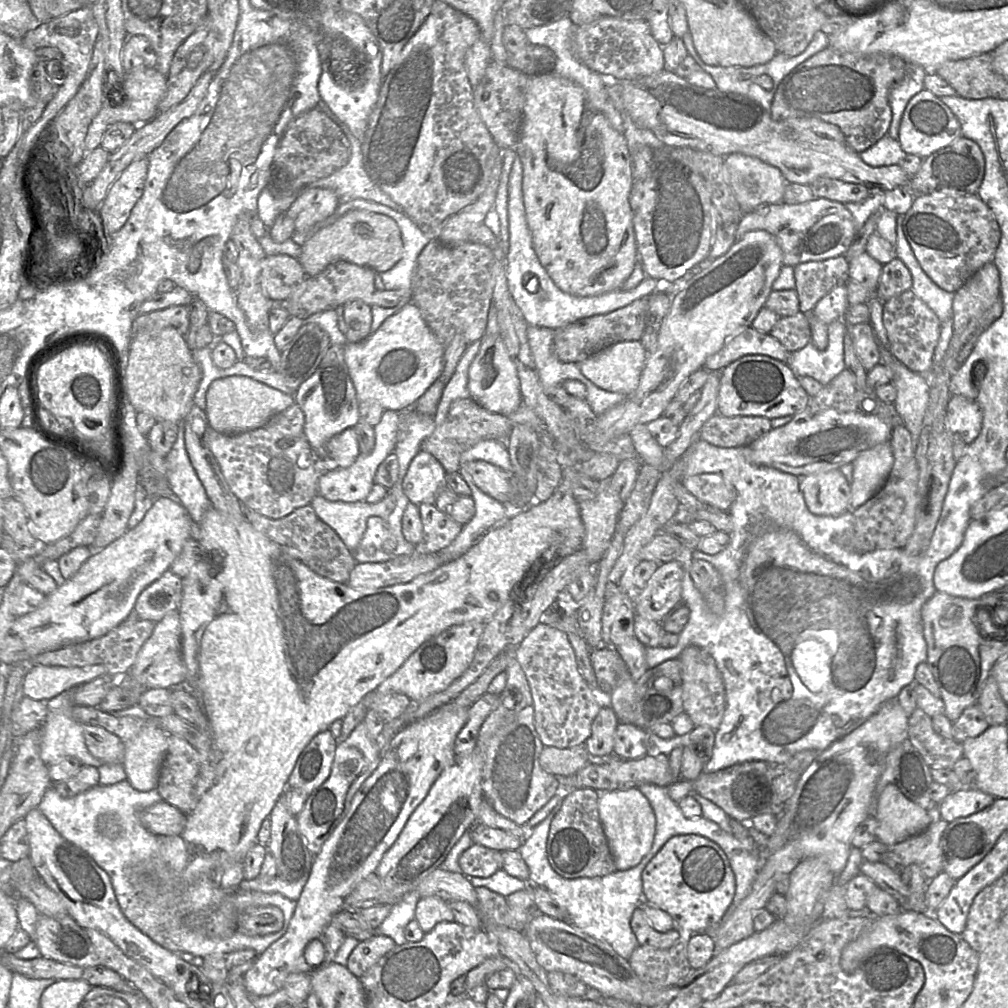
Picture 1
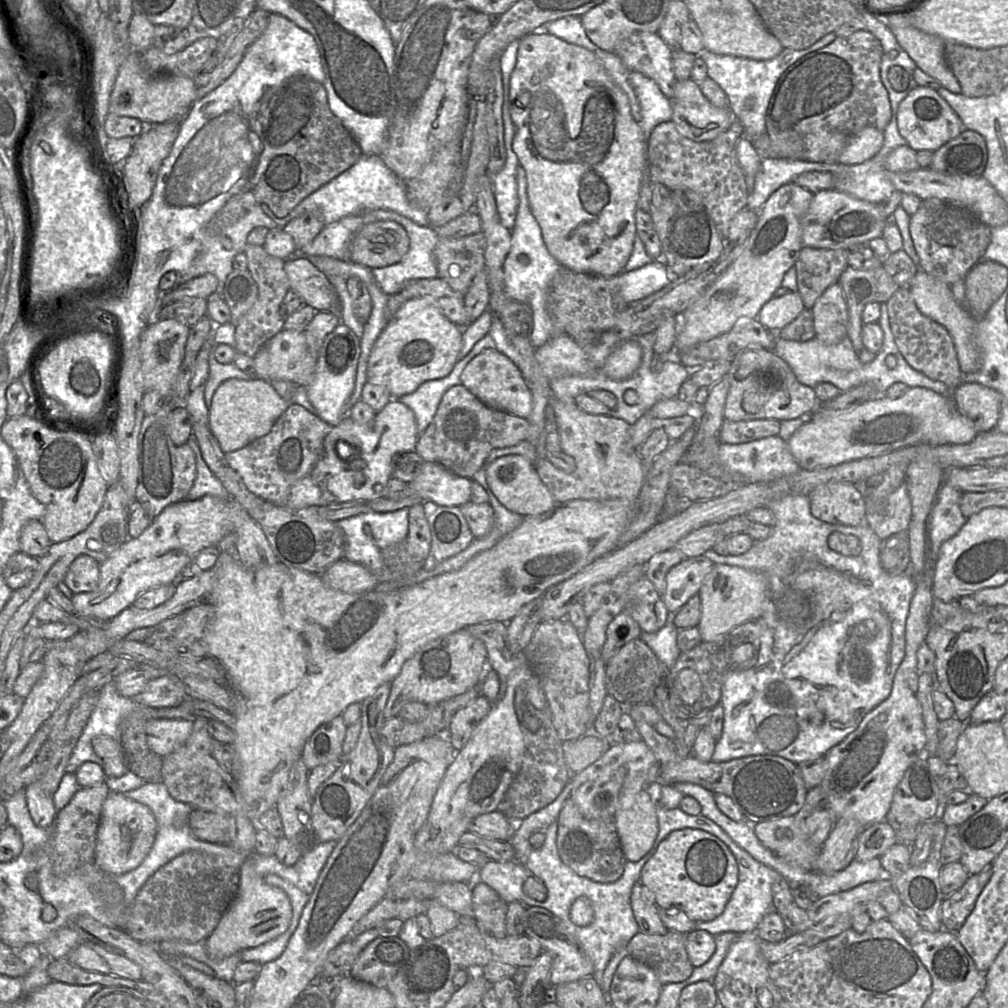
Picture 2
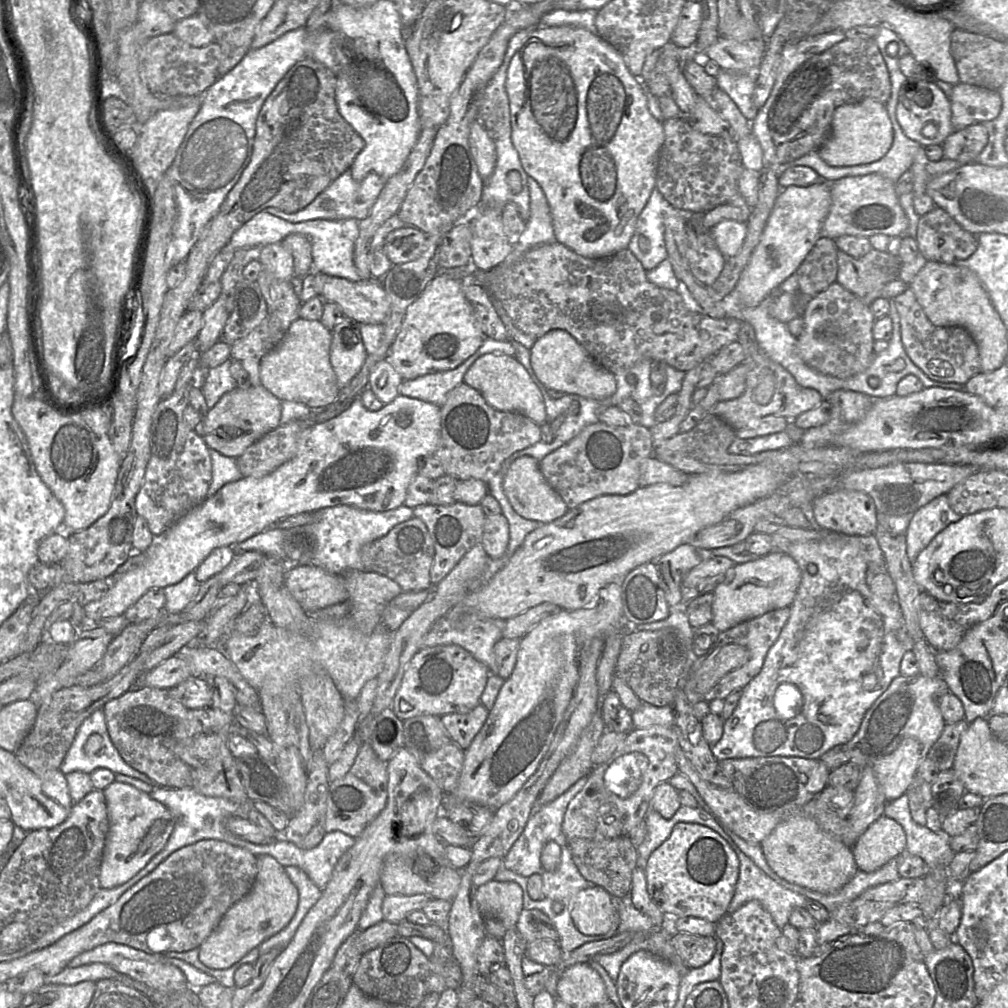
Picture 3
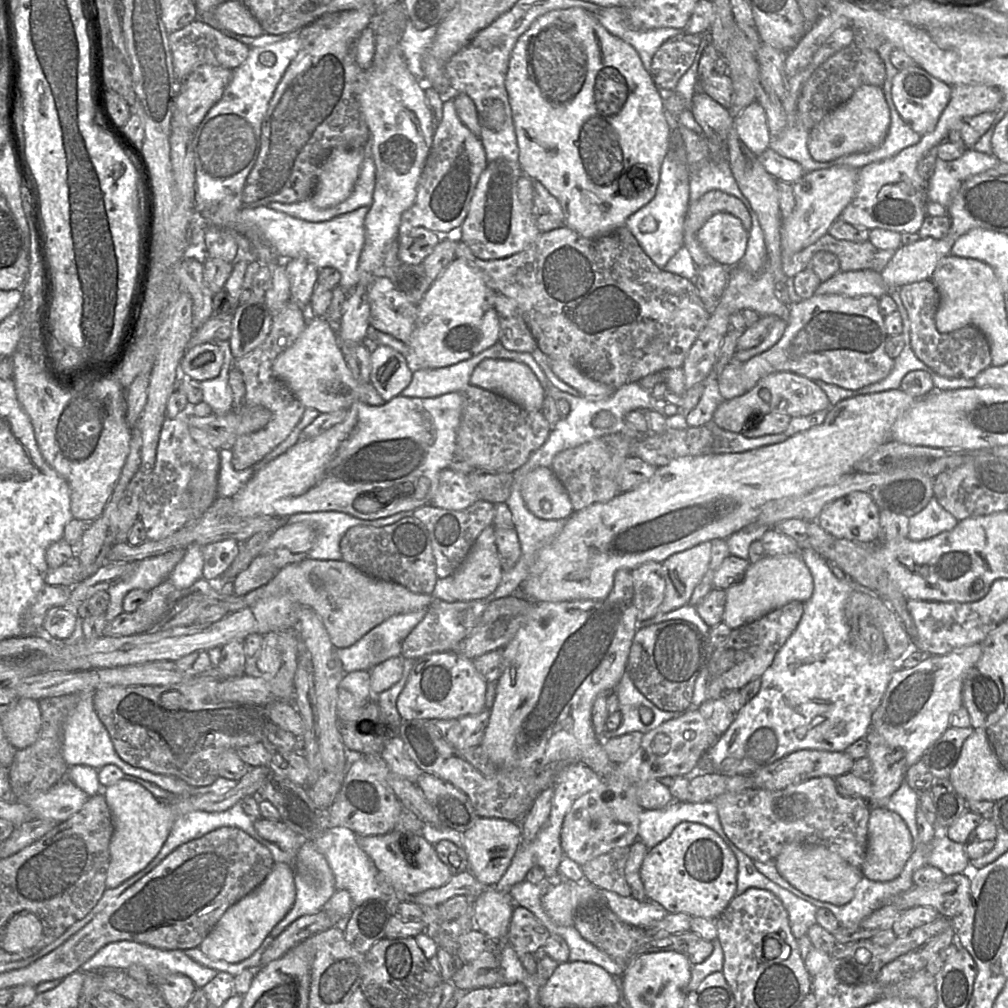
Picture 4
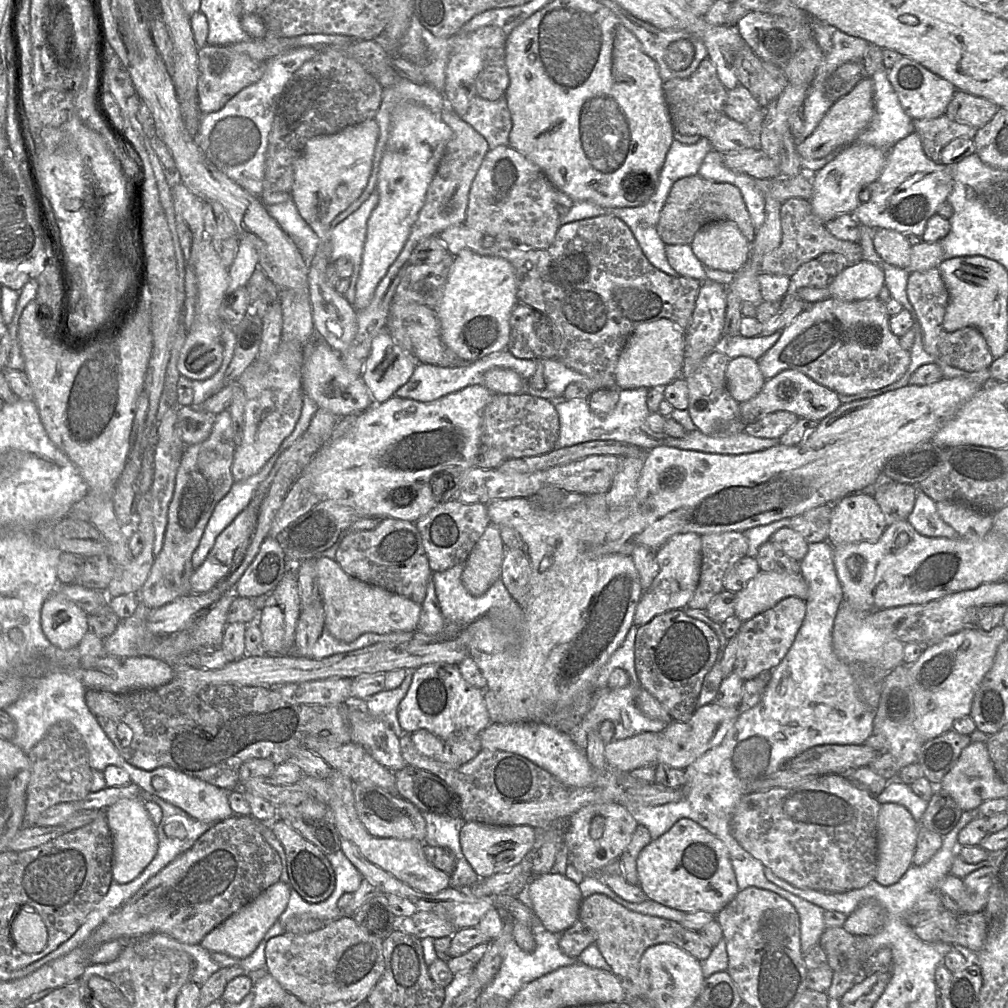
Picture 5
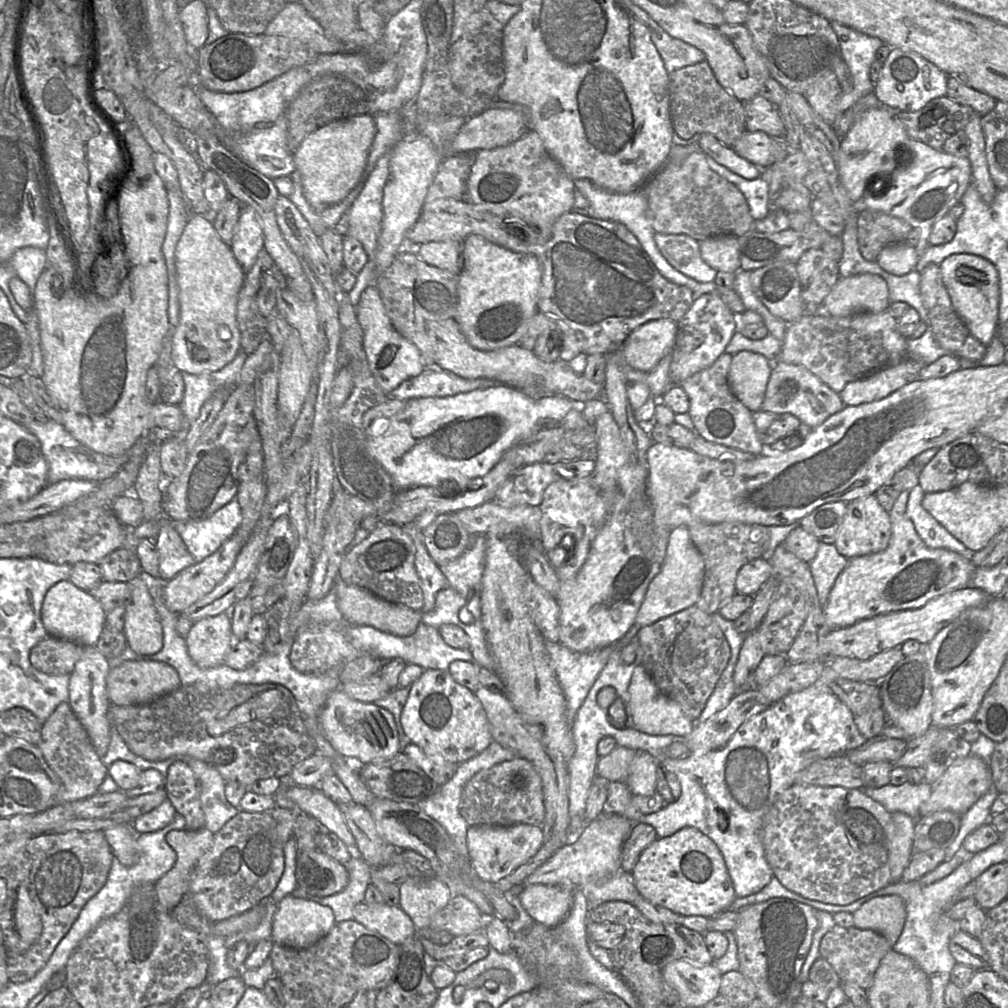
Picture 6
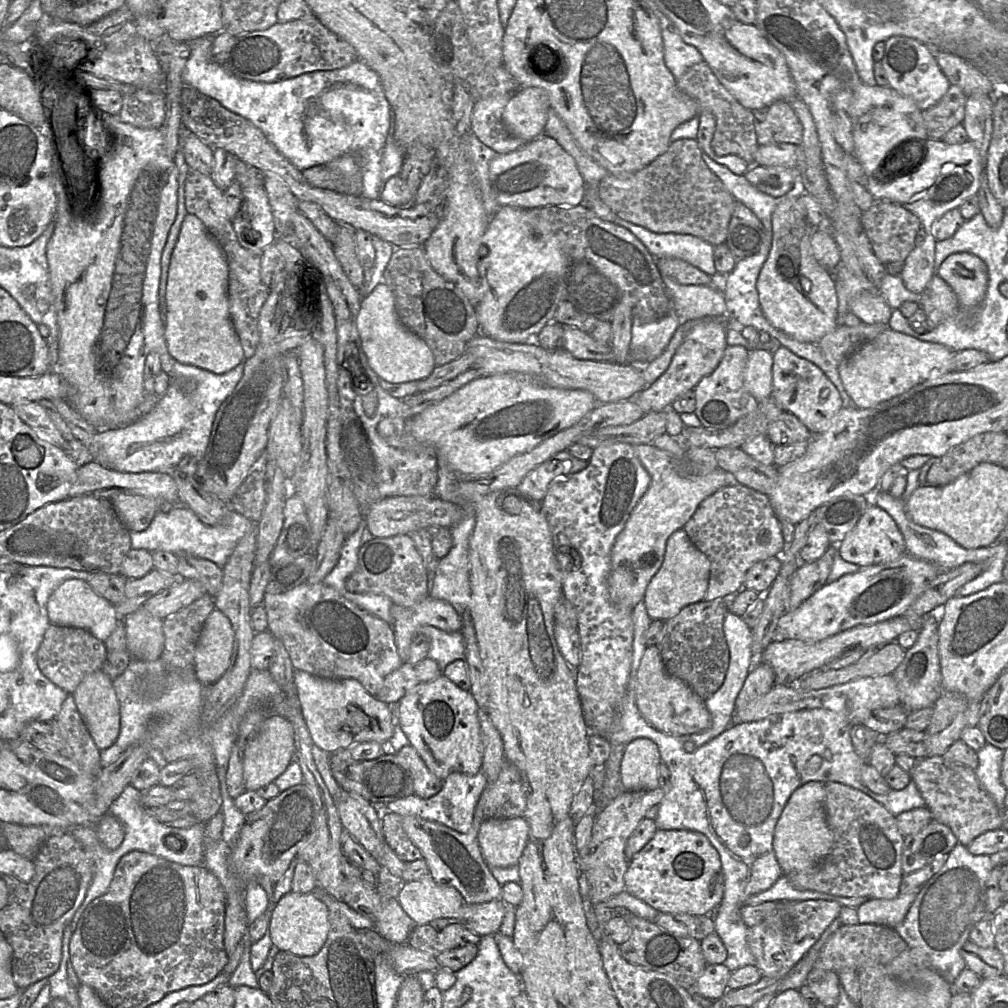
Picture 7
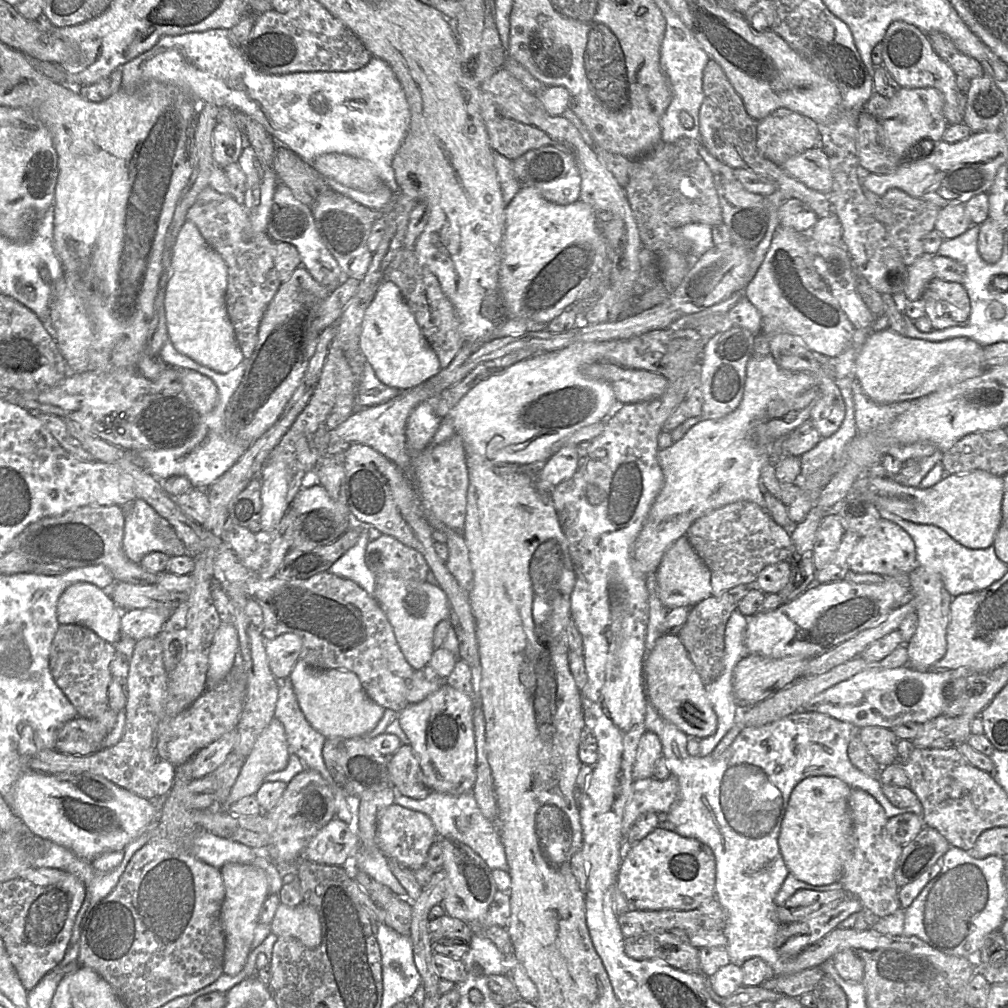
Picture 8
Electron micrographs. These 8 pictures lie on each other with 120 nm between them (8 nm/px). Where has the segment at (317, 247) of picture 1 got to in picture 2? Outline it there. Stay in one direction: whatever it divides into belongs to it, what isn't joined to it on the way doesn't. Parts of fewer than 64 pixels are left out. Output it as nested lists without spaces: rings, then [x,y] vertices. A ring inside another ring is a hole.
[[[376,221],[363,225],[354,235],[348,261],[371,269],[399,262],[409,249],[409,237],[395,221]]]

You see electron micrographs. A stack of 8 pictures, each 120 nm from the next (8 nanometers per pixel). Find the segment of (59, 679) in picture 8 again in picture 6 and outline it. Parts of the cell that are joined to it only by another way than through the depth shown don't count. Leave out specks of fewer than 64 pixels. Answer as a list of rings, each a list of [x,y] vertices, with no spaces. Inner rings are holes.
[[[48,635],[31,649],[32,666],[47,675],[71,675],[86,646]]]

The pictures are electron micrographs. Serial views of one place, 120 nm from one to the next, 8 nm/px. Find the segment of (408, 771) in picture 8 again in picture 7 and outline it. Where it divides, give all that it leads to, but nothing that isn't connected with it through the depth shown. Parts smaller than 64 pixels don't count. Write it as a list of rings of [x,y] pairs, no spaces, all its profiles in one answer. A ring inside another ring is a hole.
[[[406,745],[396,753],[412,772],[414,795],[427,799],[442,789],[445,780],[437,777],[429,770],[412,745]]]

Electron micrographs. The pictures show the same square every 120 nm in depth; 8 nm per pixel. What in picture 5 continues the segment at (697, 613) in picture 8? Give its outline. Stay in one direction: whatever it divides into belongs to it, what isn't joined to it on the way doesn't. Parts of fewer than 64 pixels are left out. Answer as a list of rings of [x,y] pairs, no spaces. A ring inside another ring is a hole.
[[[684,609],[655,616],[638,628],[635,640],[635,668],[641,687],[662,705],[673,721],[688,721],[697,708],[703,680],[717,659],[719,646],[714,630],[687,615]]]

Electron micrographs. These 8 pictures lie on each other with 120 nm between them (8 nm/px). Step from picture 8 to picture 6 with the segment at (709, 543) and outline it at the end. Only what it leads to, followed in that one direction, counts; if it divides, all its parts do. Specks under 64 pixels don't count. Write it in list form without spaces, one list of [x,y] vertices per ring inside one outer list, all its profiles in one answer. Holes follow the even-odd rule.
[[[697,522],[688,526],[693,544],[702,554],[705,564],[701,593],[695,605],[712,614],[736,593],[735,580],[739,569],[746,563],[765,556],[768,548],[768,526],[743,522]]]

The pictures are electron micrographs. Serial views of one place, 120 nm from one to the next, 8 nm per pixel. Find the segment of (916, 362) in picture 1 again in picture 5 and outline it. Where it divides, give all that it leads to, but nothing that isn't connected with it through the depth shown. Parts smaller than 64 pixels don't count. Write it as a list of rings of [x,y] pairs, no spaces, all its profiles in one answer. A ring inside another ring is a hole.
[[[939,268],[915,271],[907,282],[907,297],[913,306],[916,323],[920,326],[924,350],[946,363],[967,372],[975,372],[990,367],[994,358],[987,342],[975,327],[966,327],[955,332],[943,328],[943,319],[950,301],[949,291],[941,277]]]

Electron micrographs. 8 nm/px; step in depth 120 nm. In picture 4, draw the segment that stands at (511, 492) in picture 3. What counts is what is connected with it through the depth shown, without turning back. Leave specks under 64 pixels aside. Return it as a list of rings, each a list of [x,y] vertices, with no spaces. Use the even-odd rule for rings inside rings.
[[[551,468],[530,471],[521,489],[528,510],[540,519],[567,519],[574,511],[569,495]]]

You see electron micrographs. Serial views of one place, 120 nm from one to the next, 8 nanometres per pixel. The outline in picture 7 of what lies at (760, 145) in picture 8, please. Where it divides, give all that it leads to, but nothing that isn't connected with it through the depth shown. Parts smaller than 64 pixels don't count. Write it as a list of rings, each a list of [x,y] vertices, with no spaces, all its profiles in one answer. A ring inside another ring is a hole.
[[[776,101],[751,111],[759,146],[774,143],[801,145],[802,125],[787,101]]]

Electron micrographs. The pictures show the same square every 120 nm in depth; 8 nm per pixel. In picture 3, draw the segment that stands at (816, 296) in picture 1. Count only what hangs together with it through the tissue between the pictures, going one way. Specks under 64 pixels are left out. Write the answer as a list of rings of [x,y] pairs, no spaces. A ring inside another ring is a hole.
[[[820,237],[795,272],[798,290],[813,298],[836,282],[838,251],[833,239]]]

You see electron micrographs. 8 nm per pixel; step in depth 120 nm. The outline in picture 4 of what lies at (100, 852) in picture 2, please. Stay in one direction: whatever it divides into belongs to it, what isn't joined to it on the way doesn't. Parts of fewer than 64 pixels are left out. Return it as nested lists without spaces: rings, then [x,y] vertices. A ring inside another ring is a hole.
[[[269,765],[253,767],[238,781],[237,786],[226,794],[197,794],[170,802],[159,801],[141,785],[127,780],[119,780],[104,787],[102,793],[114,825],[109,845],[110,860],[105,881],[106,888],[115,888],[144,869],[160,851],[179,816],[191,811],[226,811],[244,797],[257,794],[271,772]]]

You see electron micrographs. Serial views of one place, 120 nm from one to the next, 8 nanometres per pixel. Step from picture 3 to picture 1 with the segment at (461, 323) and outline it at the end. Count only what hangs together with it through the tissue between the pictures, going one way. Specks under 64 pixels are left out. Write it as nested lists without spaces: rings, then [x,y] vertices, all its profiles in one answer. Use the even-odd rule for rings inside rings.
[[[411,301],[385,319],[380,327],[365,339],[347,342],[343,346],[345,362],[359,403],[374,399],[385,410],[400,411],[415,404],[443,370],[445,346],[437,339],[424,321],[419,308]]]

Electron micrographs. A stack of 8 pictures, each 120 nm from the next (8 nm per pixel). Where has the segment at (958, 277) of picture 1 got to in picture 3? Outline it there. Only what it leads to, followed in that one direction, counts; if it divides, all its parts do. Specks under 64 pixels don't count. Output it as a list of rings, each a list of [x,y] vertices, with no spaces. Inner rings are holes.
[[[935,206],[930,212],[919,215],[915,239],[918,252],[929,261],[957,264],[968,259],[978,247],[977,235],[963,229],[944,209]]]

